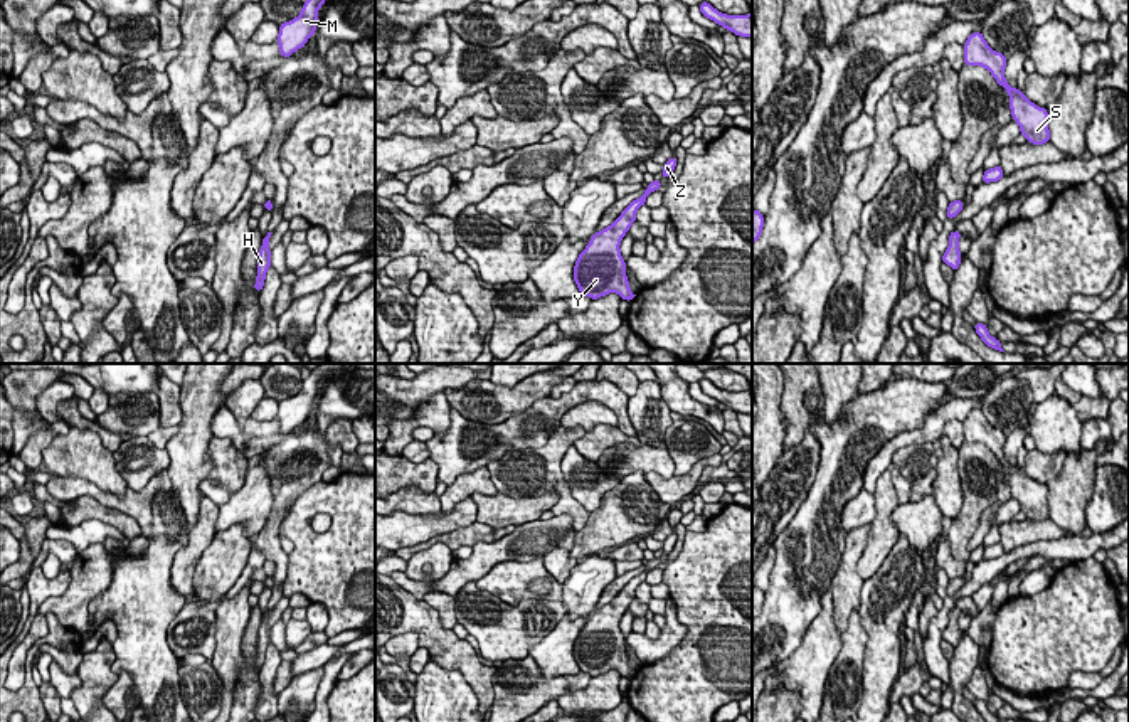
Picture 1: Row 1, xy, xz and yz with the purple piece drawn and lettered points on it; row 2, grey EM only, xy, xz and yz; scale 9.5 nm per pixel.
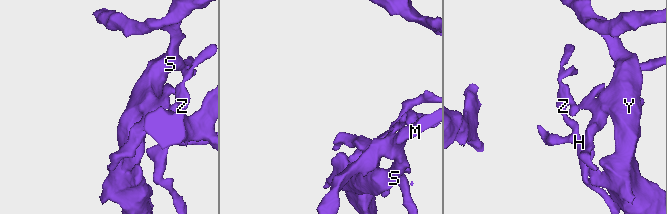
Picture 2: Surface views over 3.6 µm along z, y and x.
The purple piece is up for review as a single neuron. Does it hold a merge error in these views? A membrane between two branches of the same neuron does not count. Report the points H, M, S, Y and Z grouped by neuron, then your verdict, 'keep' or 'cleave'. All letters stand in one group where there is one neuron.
groups H M S Y Z; keep

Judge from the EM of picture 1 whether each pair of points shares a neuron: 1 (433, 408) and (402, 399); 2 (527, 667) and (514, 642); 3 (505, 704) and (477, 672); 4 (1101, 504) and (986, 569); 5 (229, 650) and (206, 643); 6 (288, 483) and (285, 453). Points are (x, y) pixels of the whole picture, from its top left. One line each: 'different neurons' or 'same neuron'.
1: different neurons
2: different neurons
3: different neurons
4: different neurons
5: different neurons
6: same neuron

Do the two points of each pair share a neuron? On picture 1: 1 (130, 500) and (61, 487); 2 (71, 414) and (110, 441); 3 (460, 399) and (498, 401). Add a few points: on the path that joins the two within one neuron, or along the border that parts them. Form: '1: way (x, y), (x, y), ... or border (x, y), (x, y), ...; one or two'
1: way (113, 502), (93, 490), (78, 487); one
2: way (81, 423), (100, 431); one
3: way (470, 401), (488, 401); one

